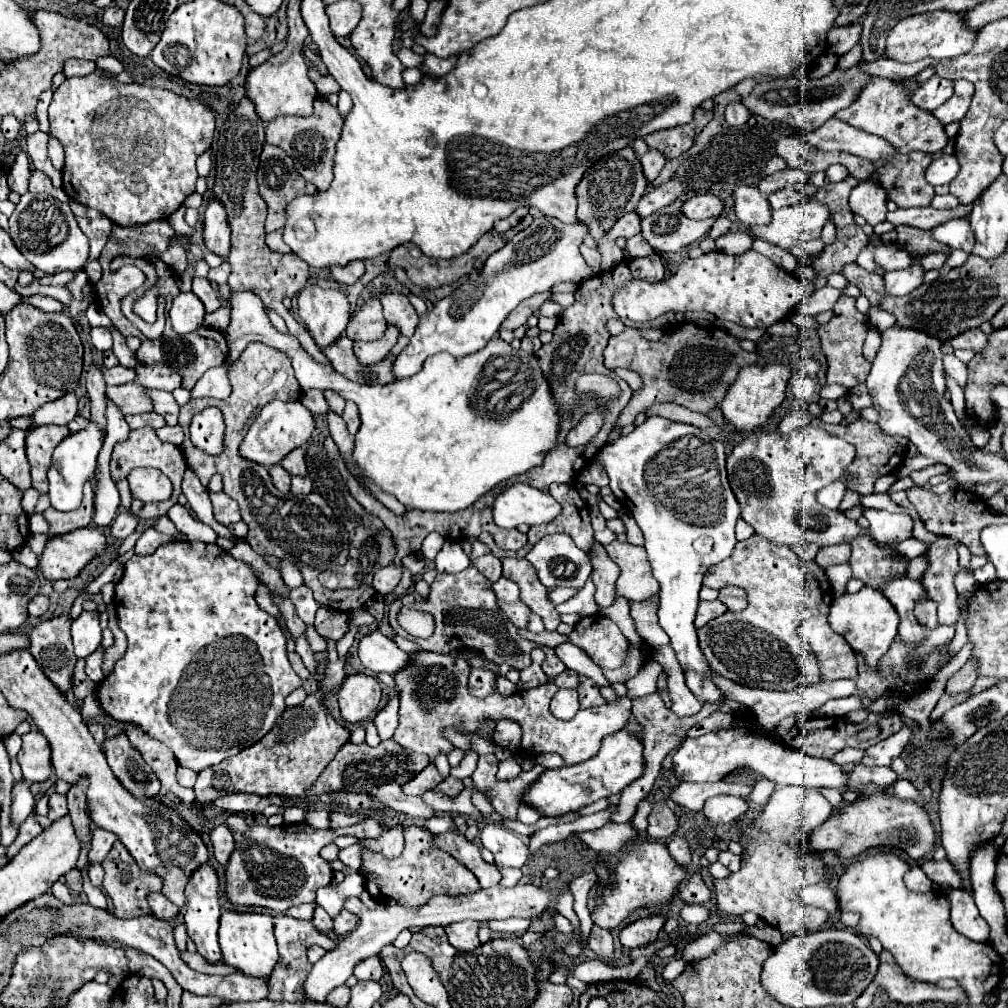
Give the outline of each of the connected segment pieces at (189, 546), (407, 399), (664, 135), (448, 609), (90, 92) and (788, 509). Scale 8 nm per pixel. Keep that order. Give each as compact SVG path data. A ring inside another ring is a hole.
M171 541L167 545L161 545L151 555L133 555L125 563L125 573L123 573L121 581L115 585L115 597L113 597L117 619L119 619L117 623L119 623L121 631L125 633L129 645L127 645L125 655L115 663L113 671L95 689L99 707L107 715L111 715L113 719L117 719L121 723L139 725L149 737L165 743L173 751L173 755L181 767L187 767L195 773L237 755L241 749L245 749L245 747L253 745L257 739L261 739L261 735L265 735L267 731L273 729L273 723L277 721L281 711L285 711L285 697L293 689L301 687L303 681L297 677L297 673L291 669L291 665L287 661L285 635L281 635L277 619L271 617L269 613L261 611L255 603L253 595L255 595L257 585L259 585L259 581L257 581L255 573L251 571L251 567L247 567L243 561L233 559L221 547L205 545L201 541Z
M251 291L231 293L231 309L233 323L225 331L229 345L228 370L249 341L261 341L291 359L303 391L313 387L331 389L343 399L355 401L361 413L361 427L355 435L353 459L371 481L383 491L393 493L409 509L461 511L495 485L541 465L545 455L557 445L557 433L565 415L543 371L539 371L537 357L513 351L499 337L493 337L483 349L461 359L449 353L437 353L413 377L389 385L359 385L329 365L313 361L293 335L279 333L265 315L261 299ZM501 355L509 355L515 363L513 377L491 395L477 397L475 393L479 391L485 365ZM421 487L425 493L419 493Z
M703 107L695 109L693 121L687 125L679 125L679 127L671 127L671 129L661 129L655 133L645 135L645 143L651 149L661 151L667 159L679 157L683 151L687 151L693 145L693 139L697 137L697 133L713 119L711 111L705 111Z
M473 565L467 567L461 573L455 573L455 575L439 573L435 577L435 581L431 583L427 597L415 593L415 591L407 593L403 597L397 597L391 603L389 623L391 623L397 635L419 643L427 651L449 653L449 651L457 651L457 649L471 649L471 651L479 651L479 653L487 655L497 665L509 663L517 671L521 671L521 669L525 669L525 667L531 665L531 651L535 647L539 647L537 643L531 643L531 641L519 637L517 627L513 623L509 623L509 619L505 619L497 611L497 597L491 591L491 583L485 577L481 577L481 573L475 571ZM395 603L409 603L413 609L425 611L425 613L433 615L433 619L435 619L435 631L433 631L433 635L427 637L427 639L421 639L414 638L407 632L402 632L399 629L398 621L395 621ZM443 635L451 637L451 641L441 641Z
M97 71L85 77L65 79L65 83L53 93L49 121L51 135L55 135L65 147L63 191L77 203L101 211L121 227L169 219L181 207L185 197L195 191L195 159L211 147L215 133L215 113L203 103L185 99L167 89L119 83Z
M803 425L791 431L789 435L765 433L765 431L751 433L741 443L737 443L731 455L727 457L729 485L741 507L741 519L745 519L755 529L757 535L765 537L775 545L787 545L787 547L793 547L799 543L815 543L819 547L827 547L827 545L851 543L859 535L871 535L869 529L859 527L857 521L851 521L843 513L837 513L819 505L815 499L815 493L821 487L845 475L845 467L853 461L853 455L855 455L853 445L827 433L823 427L815 427L815 425Z

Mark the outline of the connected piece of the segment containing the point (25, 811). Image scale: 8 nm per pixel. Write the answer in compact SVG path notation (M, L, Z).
M21 779L19 783L15 783L13 787L13 805L11 805L11 817L13 823L21 825L25 821L25 817L35 809L35 799L33 793L29 791L29 783L25 779Z

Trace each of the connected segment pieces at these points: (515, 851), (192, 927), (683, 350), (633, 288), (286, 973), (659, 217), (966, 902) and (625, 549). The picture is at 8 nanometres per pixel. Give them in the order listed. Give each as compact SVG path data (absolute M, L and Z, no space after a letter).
M485 823L481 827L479 839L481 839L483 847L495 855L497 865L523 867L523 863L529 857L527 845L517 835L513 835L509 829L505 829L501 825Z
M209 863L201 865L191 881L187 883L185 889L187 895L187 913L185 913L185 925L187 925L187 935L193 939L197 945L197 953L205 957L207 963L219 963L221 961L221 949L217 941L217 929L219 929L219 917L221 917L221 907L219 907L219 879Z
M685 323L673 329L671 335L667 333L661 341L647 341L637 329L625 329L623 333L613 335L603 351L605 367L633 369L643 379L643 387L631 397L619 415L617 427L633 423L639 411L645 411L655 403L677 403L699 413L707 413L717 407L743 365L763 363L757 353L747 353L737 343L739 339L733 339L733 335L723 329L697 327L695 323Z
M719 251L705 253L697 259L685 259L677 273L659 283L647 279L627 281L611 299L613 311L625 321L653 321L663 313L679 311L709 311L719 319L739 323L743 327L771 327L777 321L789 317L797 305L813 291L813 285L783 271L773 261L757 251L745 251L743 255L725 255Z
M279 915L279 917L273 917L273 923L275 923L275 933L277 933L277 943L279 943L279 963L267 981L269 983L269 999L273 999L273 1001L305 999L301 995L301 983L311 967L307 963L307 947L311 947L311 945L335 947L335 941L329 935L317 931L311 921L299 921L299 919L291 919L287 915Z
M671 203L653 215L641 221L641 235L655 251L679 251L681 247L701 239L709 227L715 222L715 217L695 221L687 219L681 211L681 203Z
M955 889L955 891L949 891L947 897L951 901L951 923L955 931L971 941L987 943L989 925L985 923L985 919L981 919L977 905L973 903L973 895L961 889Z
M613 541L605 545L609 557L617 559L621 575L617 579L617 593L629 601L647 601L653 597L659 587L649 571L649 563L645 559L645 547L637 547L631 543Z

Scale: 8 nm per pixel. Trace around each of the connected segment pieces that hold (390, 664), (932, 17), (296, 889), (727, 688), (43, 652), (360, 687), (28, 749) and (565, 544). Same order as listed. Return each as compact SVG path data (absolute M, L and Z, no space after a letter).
M379 631L365 635L359 641L359 659L375 675L377 673L395 675L411 663L411 655L401 651L393 639L381 635Z
M929 11L929 13L919 13L913 17L907 17L901 23L897 23L887 37L885 55L889 59L901 61L901 63L913 63L913 61L919 61L925 57L947 59L947 57L957 57L957 55L969 53L975 39L977 39L977 31L973 31L965 25L965 13Z
M365 819L357 825L343 829L313 829L307 823L297 825L259 825L251 823L245 833L237 833L229 827L235 839L235 849L231 855L233 863L225 865L225 893L233 905L241 907L267 907L285 913L289 907L315 903L315 891L331 883L331 867L319 857L321 847L329 845L339 835L355 835L357 839L379 837L383 827L375 819Z
M717 675L717 679L713 679L713 681L717 681L717 687L721 687L721 691L725 691L725 699L733 699L733 701L755 711L755 717L757 717L755 731L759 731L759 733L773 731L775 725L789 715L813 713L815 709L819 709L829 699L841 699L841 697L857 695L857 687L853 681L819 681L817 685L801 685L793 691L767 691L767 689L757 689L757 687L745 687L745 685L733 683L721 675Z
M61 615L39 623L31 631L31 647L29 647L31 655L49 675L49 679L53 679L53 683L59 683L57 687L61 687L61 691L65 693L71 687L73 667L77 663L71 645L69 623L71 623L69 615Z
M353 673L345 677L337 697L341 717L347 723L363 723L375 715L381 701L381 687L371 675Z
M29 731L23 735L23 747L17 753L17 761L23 769L23 777L31 783L47 781L53 775L49 743L41 733Z
M545 535L527 553L527 561L537 569L539 581L547 587L581 589L591 573L591 561L569 535Z

